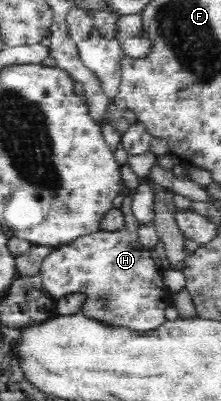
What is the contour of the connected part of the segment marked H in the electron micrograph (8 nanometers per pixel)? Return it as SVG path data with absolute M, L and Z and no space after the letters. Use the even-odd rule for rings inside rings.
M133 211L123 213L125 225L120 231L102 231L82 235L73 243L55 248L41 263L39 276L41 289L54 300L66 295L82 294L86 301L79 311L88 319L94 319L110 327L125 327L131 333L147 333L158 329L166 321L166 307L170 305L170 293L162 284L162 272L154 267L154 259L150 249L141 246L138 238L140 223L135 219Z

